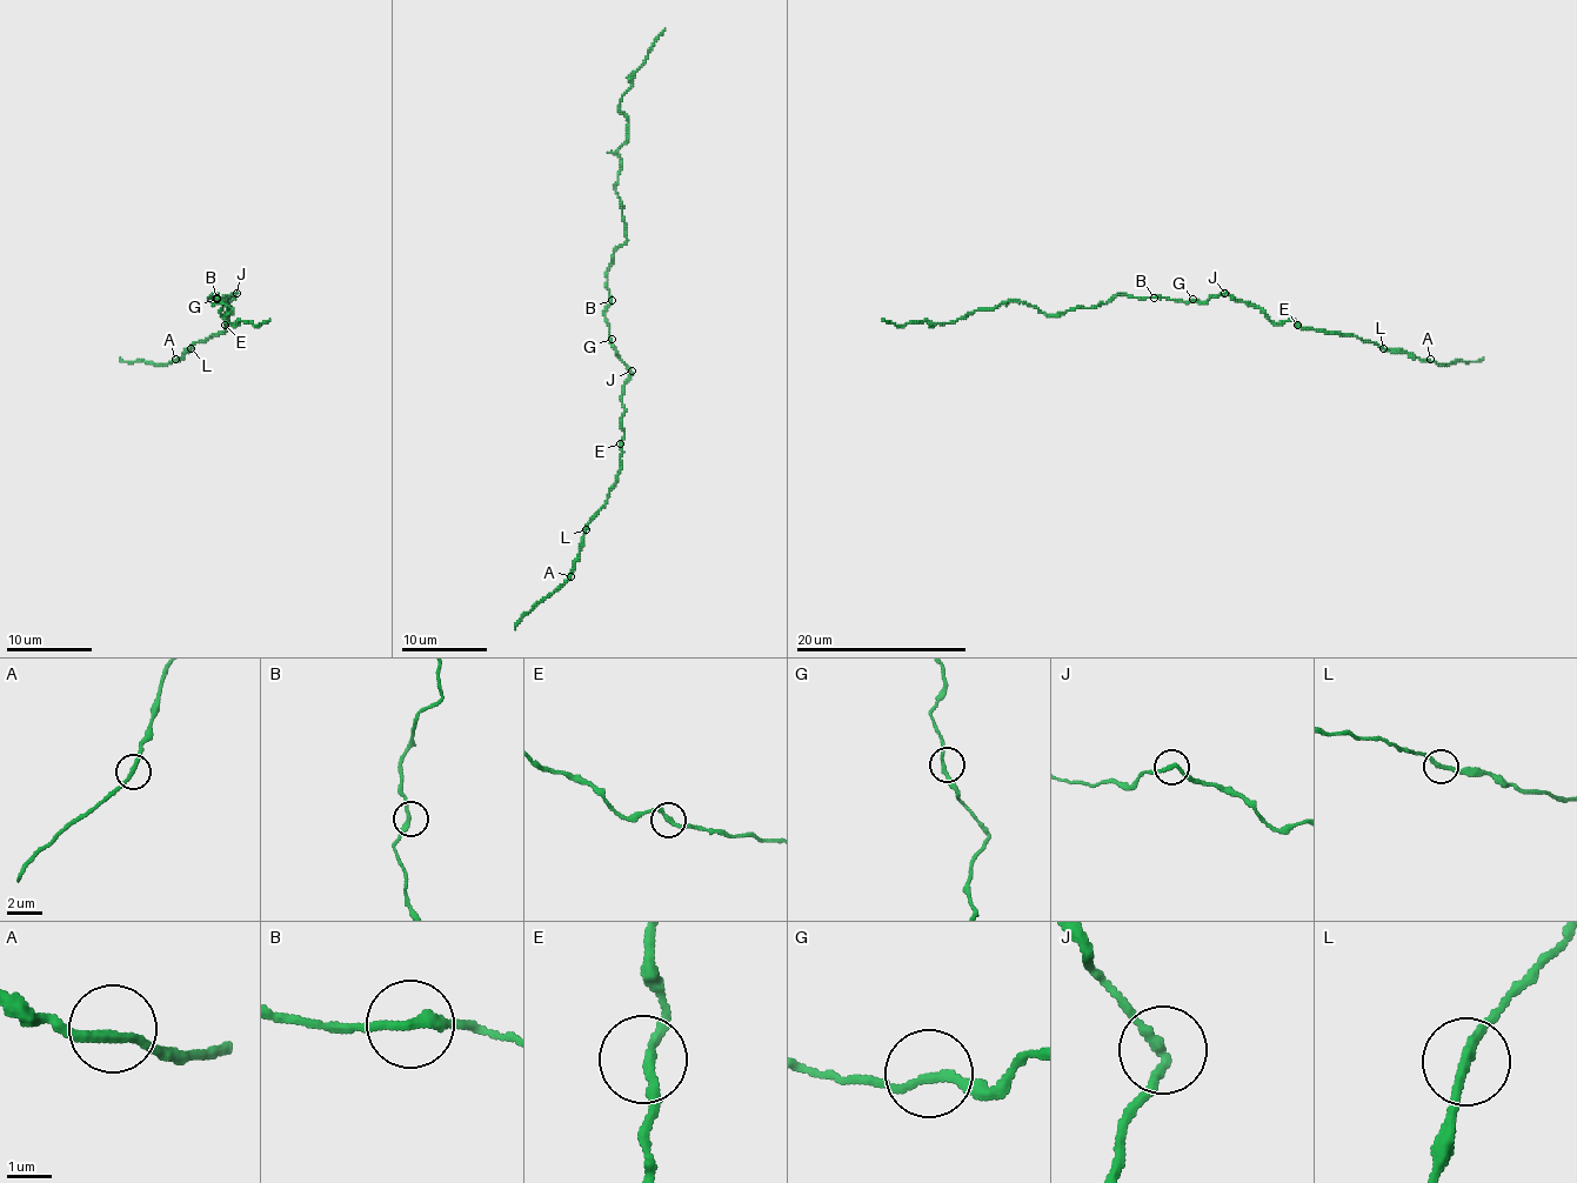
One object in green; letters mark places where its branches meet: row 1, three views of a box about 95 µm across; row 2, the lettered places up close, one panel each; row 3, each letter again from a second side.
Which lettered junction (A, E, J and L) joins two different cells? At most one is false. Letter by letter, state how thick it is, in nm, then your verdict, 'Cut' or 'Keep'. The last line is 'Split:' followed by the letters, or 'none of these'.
A: Thickness 220 nm. Keep
E: Thickness 220 nm. Keep
J: Thickness 220 nm. Cut
L: Thickness 220 nm. Keep
Split: J

